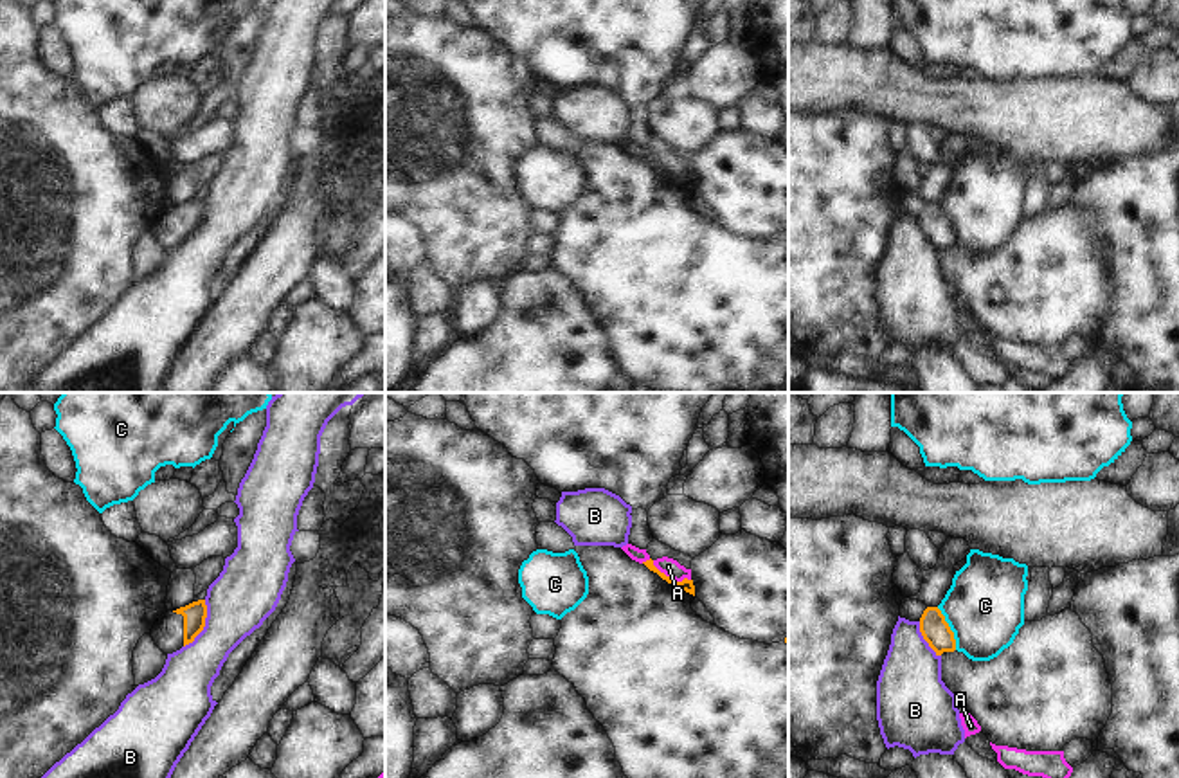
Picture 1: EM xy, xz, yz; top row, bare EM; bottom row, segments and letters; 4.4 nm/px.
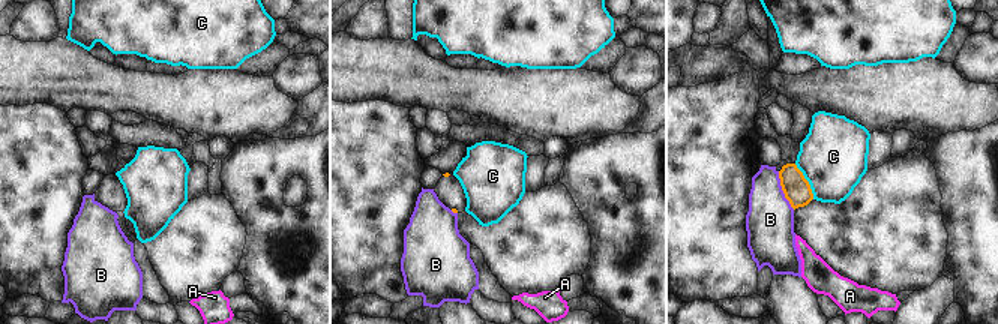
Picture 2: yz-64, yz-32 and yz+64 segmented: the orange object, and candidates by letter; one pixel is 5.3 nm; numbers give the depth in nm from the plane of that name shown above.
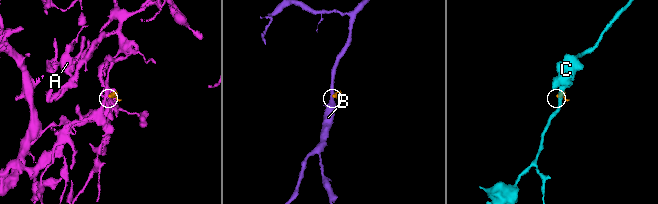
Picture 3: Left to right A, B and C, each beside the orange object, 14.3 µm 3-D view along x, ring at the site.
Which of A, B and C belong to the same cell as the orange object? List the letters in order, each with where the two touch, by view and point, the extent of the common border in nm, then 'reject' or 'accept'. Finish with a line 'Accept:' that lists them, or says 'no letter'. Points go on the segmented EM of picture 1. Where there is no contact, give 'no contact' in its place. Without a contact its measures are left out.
A: xz (663, 573) | 240 nm | reject
B: xy (204, 625) | 240 nm | reject
C: yz (949, 629) | 220 nm | reject
Accept: no letter

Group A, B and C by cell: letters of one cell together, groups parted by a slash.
A / B / C

